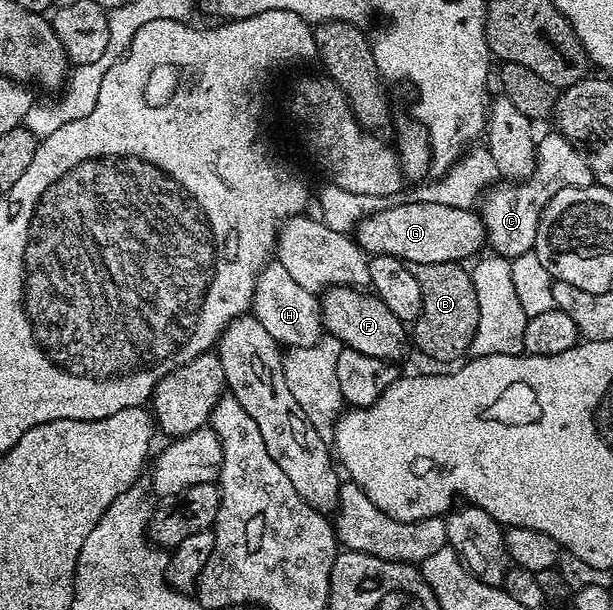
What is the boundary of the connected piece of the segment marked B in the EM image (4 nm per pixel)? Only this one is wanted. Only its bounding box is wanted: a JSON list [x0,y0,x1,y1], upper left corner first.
[410,261,478,363]

